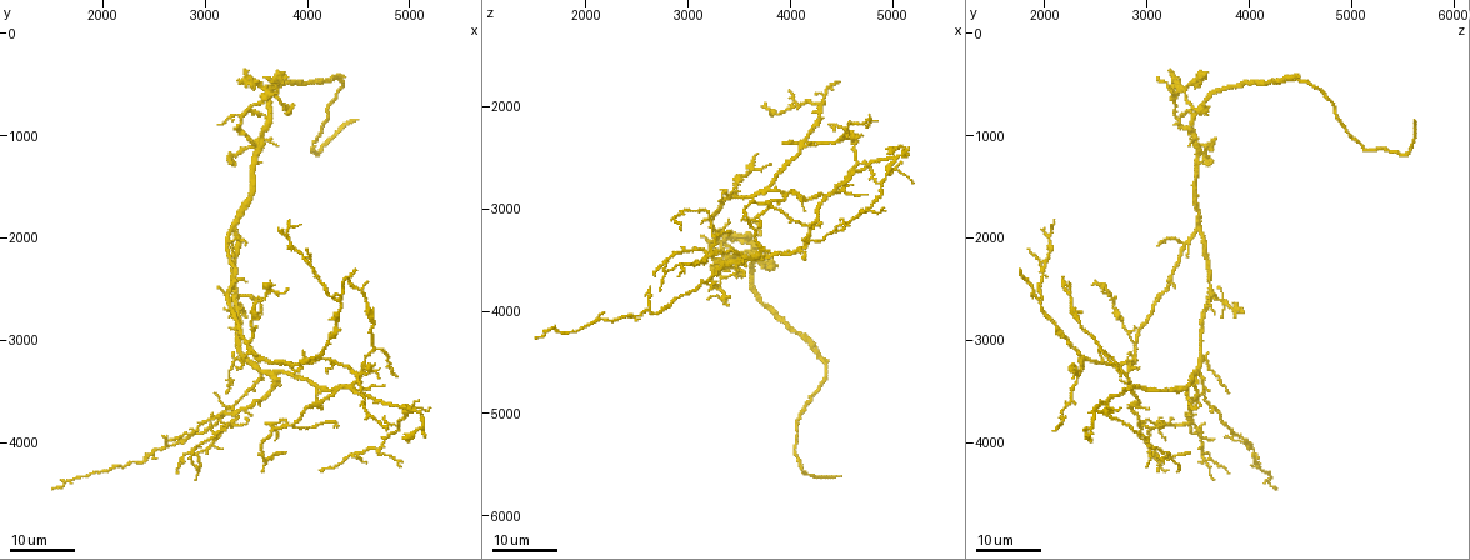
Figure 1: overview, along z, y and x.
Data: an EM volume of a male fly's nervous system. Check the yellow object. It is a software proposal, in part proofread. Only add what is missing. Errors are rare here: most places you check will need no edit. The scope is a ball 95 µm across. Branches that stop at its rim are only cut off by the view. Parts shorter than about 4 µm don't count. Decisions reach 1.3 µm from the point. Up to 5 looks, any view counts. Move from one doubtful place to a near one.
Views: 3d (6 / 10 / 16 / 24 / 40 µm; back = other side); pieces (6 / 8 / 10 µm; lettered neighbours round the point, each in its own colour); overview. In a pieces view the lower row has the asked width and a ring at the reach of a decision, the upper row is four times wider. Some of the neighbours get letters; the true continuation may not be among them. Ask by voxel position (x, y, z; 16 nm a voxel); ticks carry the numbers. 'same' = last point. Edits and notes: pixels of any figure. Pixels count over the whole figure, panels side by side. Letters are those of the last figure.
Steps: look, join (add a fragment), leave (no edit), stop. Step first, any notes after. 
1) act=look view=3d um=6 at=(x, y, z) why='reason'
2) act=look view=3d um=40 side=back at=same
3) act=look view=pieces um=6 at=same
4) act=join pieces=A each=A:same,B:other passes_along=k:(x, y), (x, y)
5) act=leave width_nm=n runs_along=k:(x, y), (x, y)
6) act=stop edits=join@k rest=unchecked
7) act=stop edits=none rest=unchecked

act=look view=3d um=16 at=(4140, 4300, 3300) why='branch stops here'

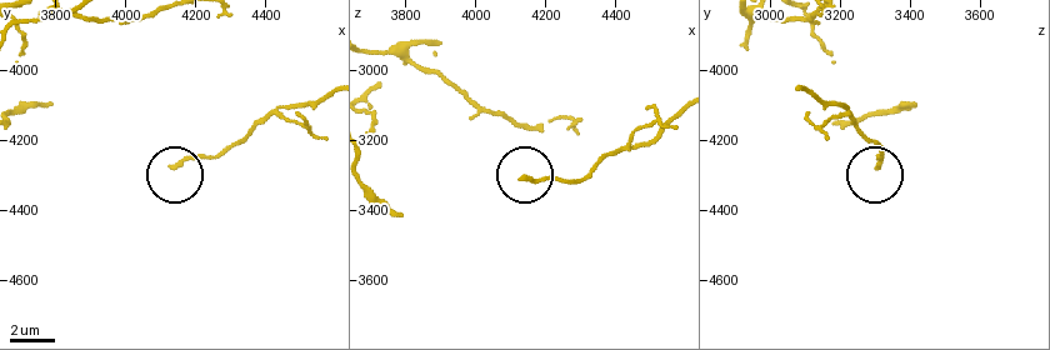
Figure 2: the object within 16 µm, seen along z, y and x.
act=look view=pieces um=10 at=(4140, 4280, 3310)

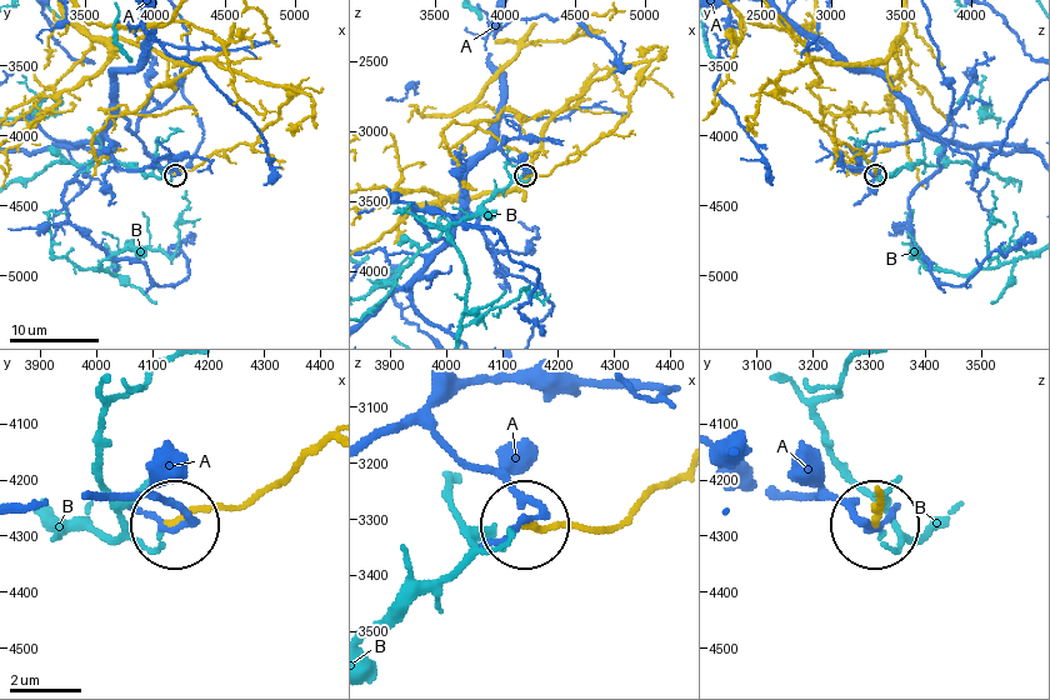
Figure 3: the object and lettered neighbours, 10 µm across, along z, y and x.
act=leave each=A:other,B:other runs_along=3:(285, 104), (251, 143), (214, 151), (191, 170), (176, 175) found='no lettered fragment goes on from it'

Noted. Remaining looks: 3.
act=look view=3d um=24 at=(3220, 3520, 3780) why='tapers out'

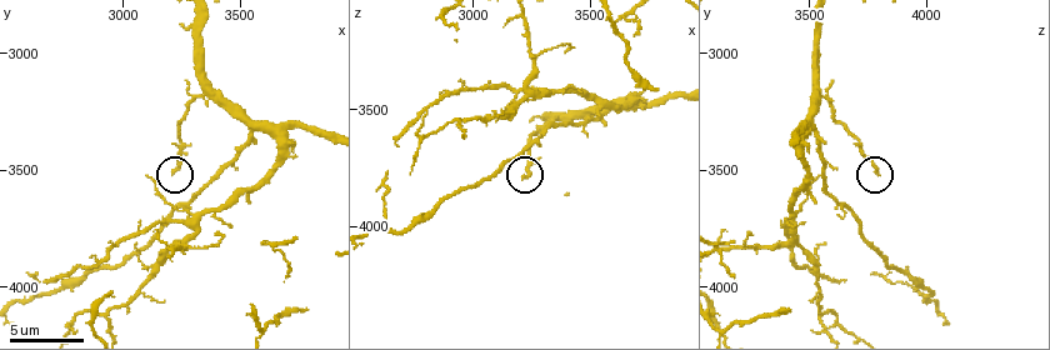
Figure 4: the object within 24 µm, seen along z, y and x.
act=look view=pieces um=6 at=(3210, 3500, 3780)

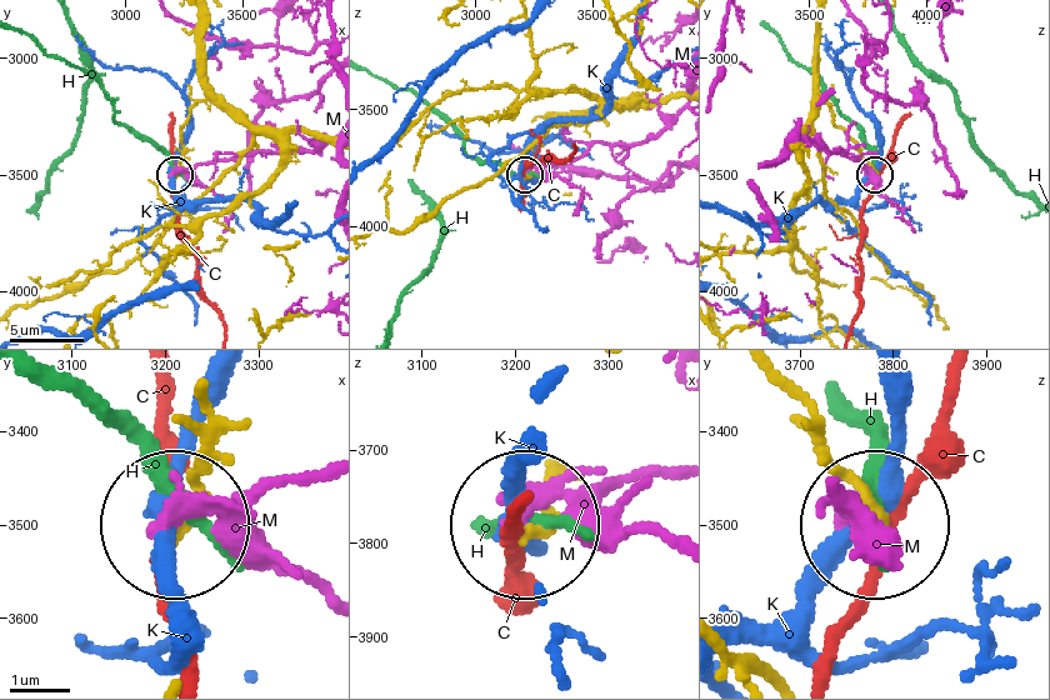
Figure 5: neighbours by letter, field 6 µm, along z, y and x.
act=leave each=C:other,H:other,K:other,M:other runs_along=5:(199, 391), (189, 521) found='none of them fits'

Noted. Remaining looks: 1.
act=look view=pieces um=10 at=(2670, 3970, 3640) why='free end'

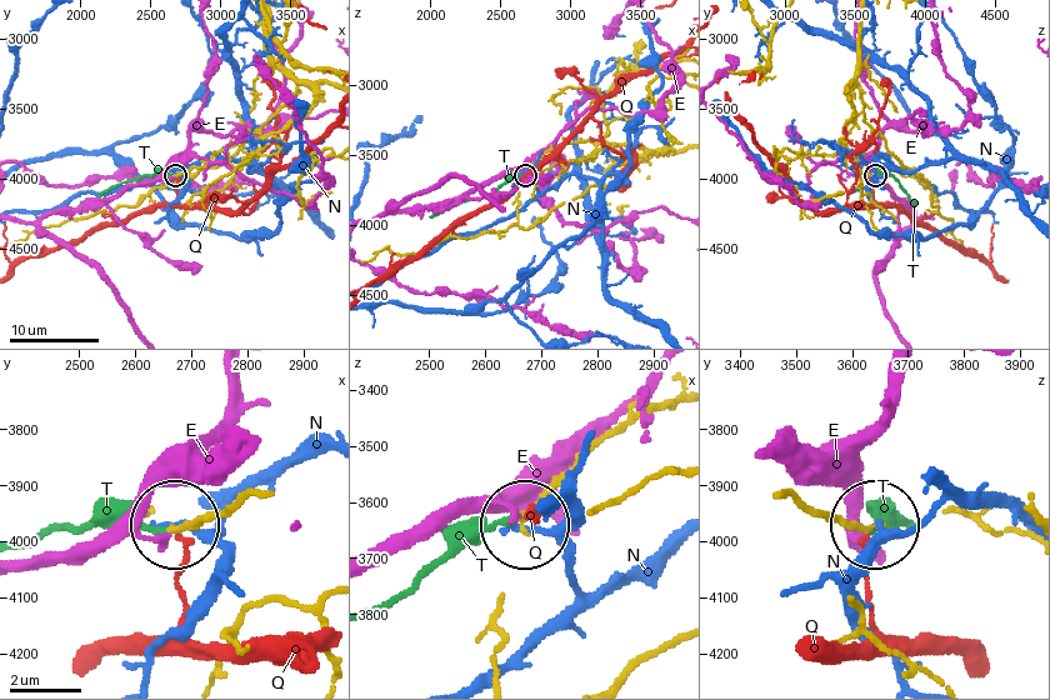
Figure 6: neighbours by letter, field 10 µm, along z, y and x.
act=join pieces=T width_nm=160 each=E:other,N:other,Q:other,T:same passes_along=6:(779, 495), (863, 531), (905, 523) found='it goes on there'

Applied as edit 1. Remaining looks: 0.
act=stop edits=join@6 rest=unchecked

